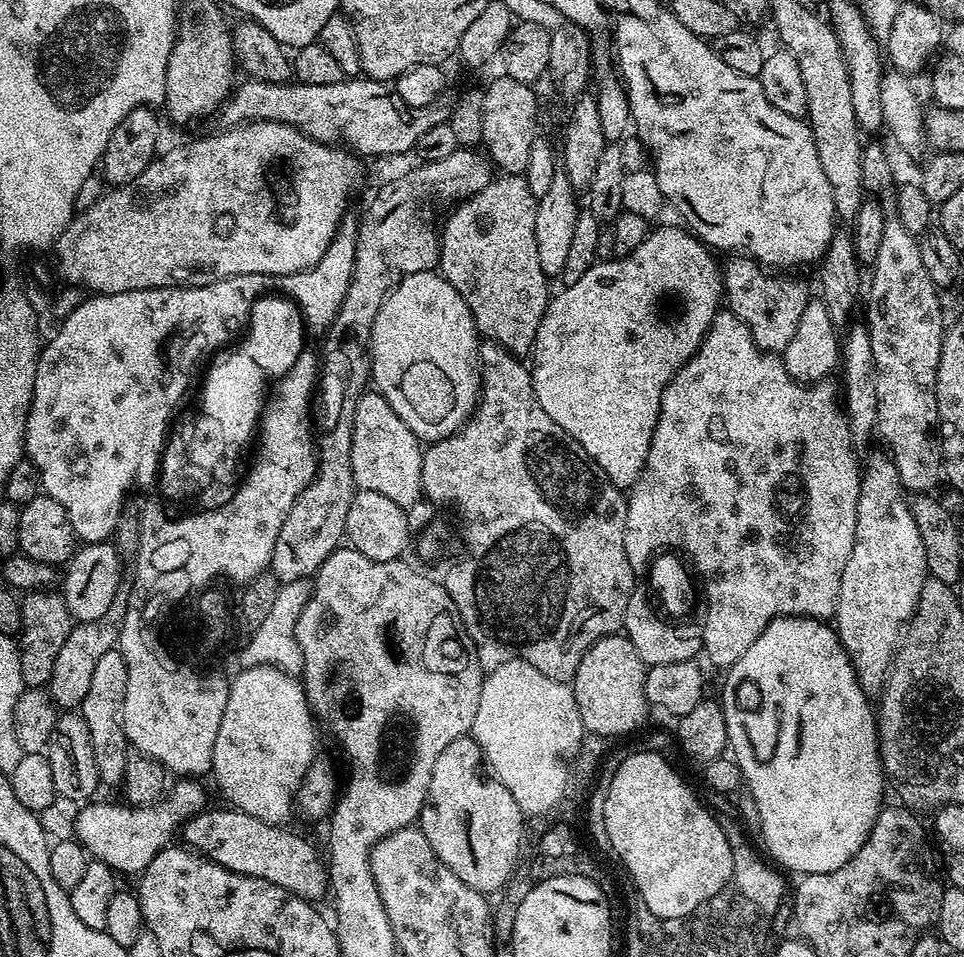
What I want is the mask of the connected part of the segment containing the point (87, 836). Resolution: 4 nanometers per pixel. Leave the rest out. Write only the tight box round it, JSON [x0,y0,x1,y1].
[74,778,205,874]

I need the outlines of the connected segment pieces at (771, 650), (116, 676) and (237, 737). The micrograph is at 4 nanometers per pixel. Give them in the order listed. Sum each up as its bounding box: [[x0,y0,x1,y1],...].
[[722,616,886,874],[82,650,130,785],[211,668,317,825]]

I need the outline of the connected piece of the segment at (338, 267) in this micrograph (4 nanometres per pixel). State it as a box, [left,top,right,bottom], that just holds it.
[279,219,358,333]

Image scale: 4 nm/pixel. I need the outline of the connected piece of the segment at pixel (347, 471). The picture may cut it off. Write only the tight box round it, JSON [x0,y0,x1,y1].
[270,426,358,584]

